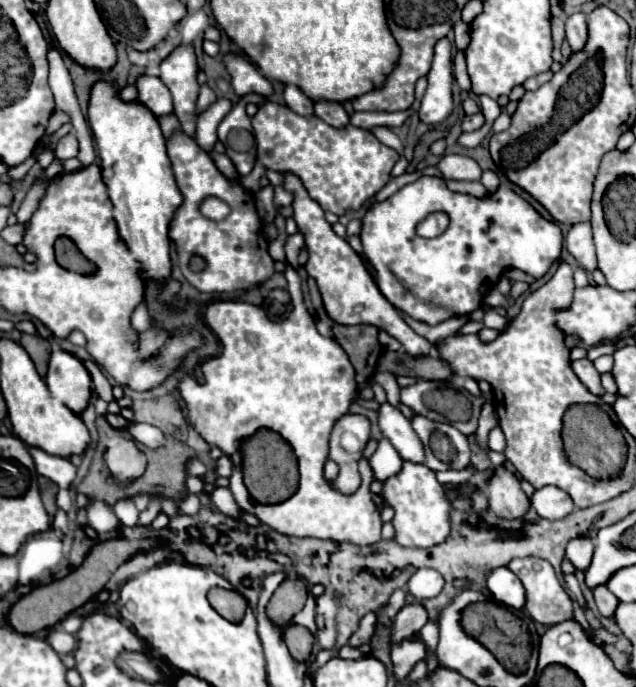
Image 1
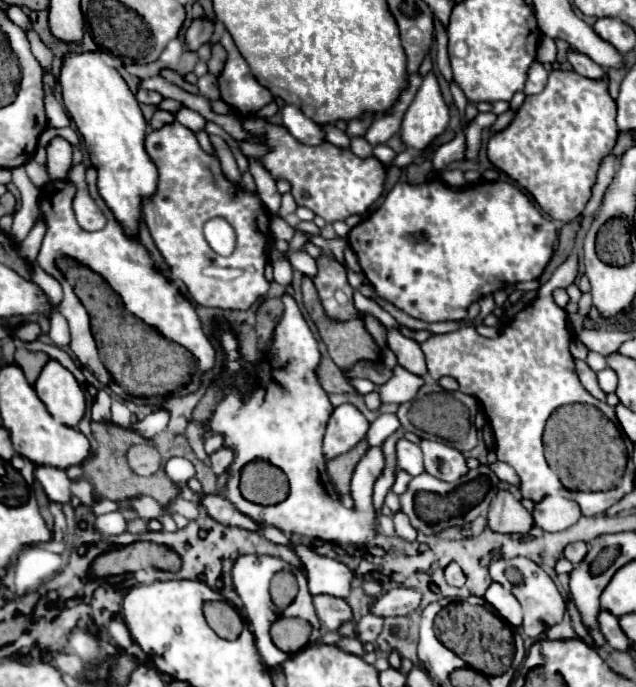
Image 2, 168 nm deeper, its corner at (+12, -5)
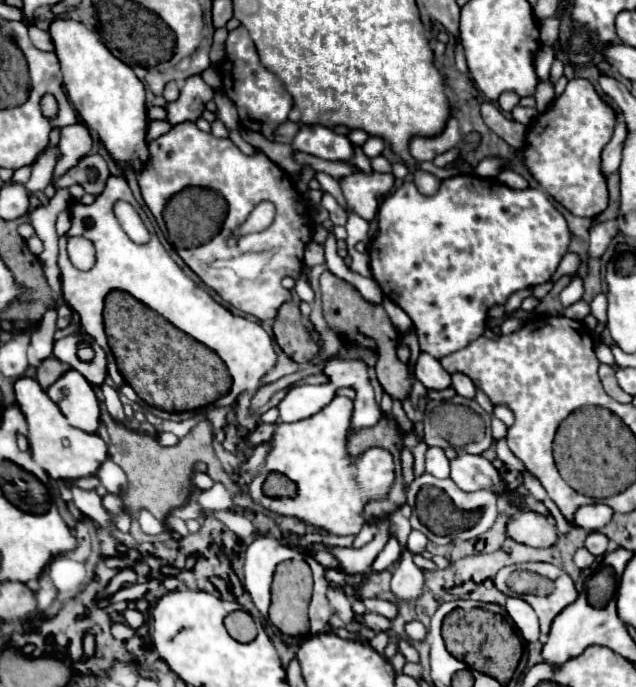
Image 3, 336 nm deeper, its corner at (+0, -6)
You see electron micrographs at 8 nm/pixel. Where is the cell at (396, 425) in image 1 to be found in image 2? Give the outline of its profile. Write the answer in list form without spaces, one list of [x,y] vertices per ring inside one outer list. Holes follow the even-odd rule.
[[[400,439],[396,445],[398,451],[398,467],[402,471],[408,471],[410,475],[420,475],[424,473],[424,459],[422,459],[422,449],[416,443],[410,443],[408,439]]]

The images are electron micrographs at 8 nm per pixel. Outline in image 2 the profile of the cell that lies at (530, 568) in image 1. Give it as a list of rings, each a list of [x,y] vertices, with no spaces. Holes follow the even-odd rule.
[[[514,557],[514,559],[494,561],[494,563],[490,565],[490,579],[492,579],[494,583],[500,583],[504,589],[506,589],[506,585],[508,585],[508,589],[512,591],[512,595],[520,601],[520,605],[522,605],[522,609],[524,609],[522,631],[524,631],[528,637],[540,639],[540,637],[546,633],[546,629],[550,629],[552,625],[556,625],[556,623],[562,621],[564,611],[566,611],[566,603],[564,603],[560,591],[556,589],[554,581],[548,577],[548,573],[546,573],[540,565],[536,565],[534,561],[530,561],[530,559],[526,559],[526,557]],[[508,567],[520,569],[520,573],[524,575],[524,583],[522,583],[522,585],[510,585],[510,583],[506,581],[504,571],[506,571]]]

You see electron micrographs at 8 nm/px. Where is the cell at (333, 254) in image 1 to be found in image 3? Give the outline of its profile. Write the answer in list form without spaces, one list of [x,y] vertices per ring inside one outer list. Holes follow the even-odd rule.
[[[420,352],[418,360],[416,360],[416,368],[414,368],[416,378],[426,386],[426,388],[434,388],[434,390],[442,390],[450,386],[450,374],[440,366],[440,362],[436,358],[432,358],[426,352]]]

